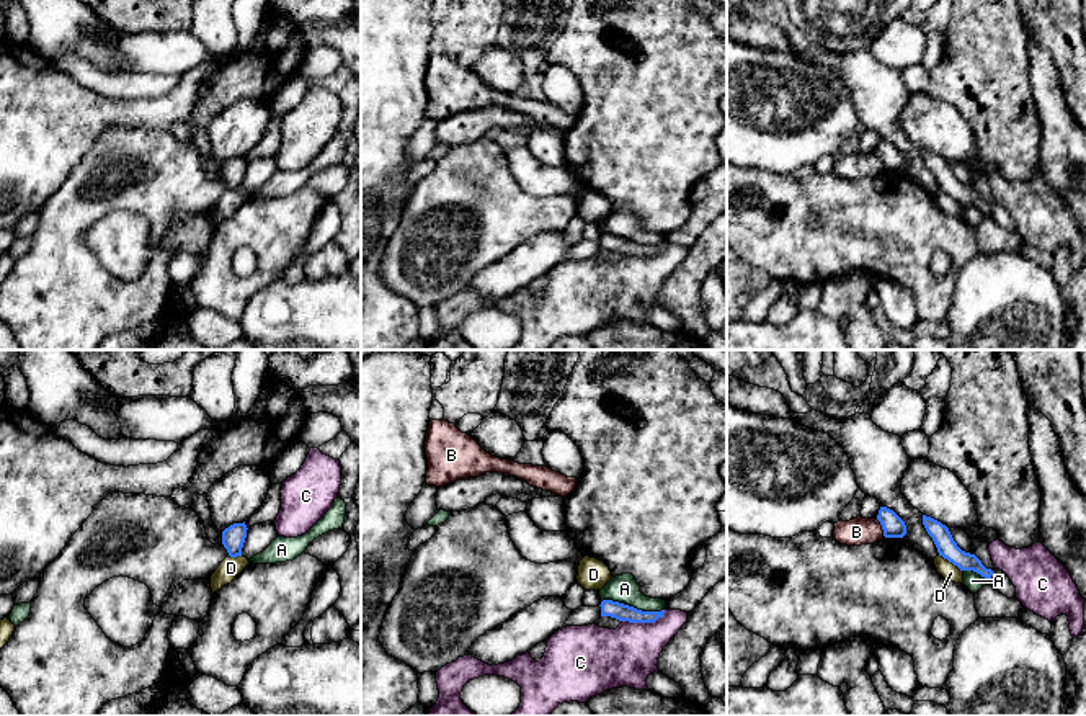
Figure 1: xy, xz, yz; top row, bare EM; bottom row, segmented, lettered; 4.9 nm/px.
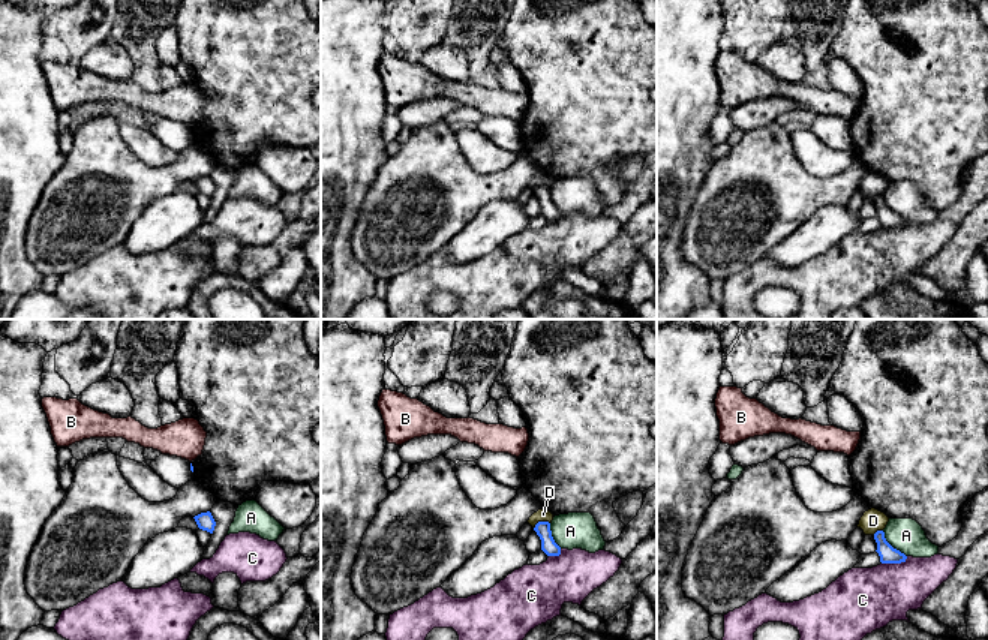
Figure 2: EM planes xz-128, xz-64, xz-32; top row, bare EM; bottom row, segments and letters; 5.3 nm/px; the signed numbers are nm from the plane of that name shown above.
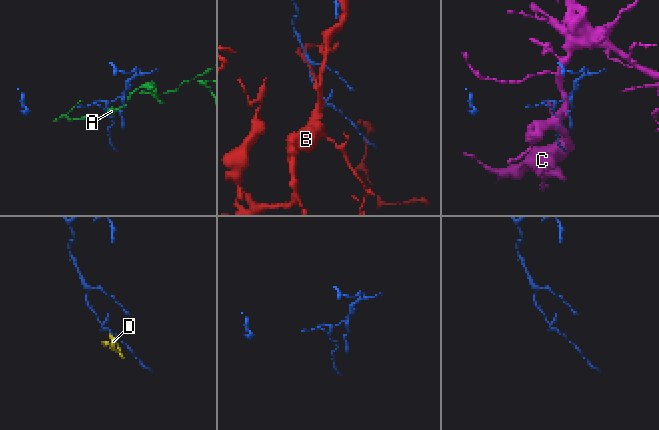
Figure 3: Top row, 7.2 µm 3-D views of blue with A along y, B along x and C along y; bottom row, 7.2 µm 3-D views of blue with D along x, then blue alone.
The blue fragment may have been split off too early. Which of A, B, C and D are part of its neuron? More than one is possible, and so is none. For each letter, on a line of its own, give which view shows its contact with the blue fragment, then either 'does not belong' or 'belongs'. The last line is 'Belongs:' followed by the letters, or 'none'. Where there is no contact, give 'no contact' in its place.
A: meets blue in xz; does not belong
B: meets blue in yz; does not belong
C: meets blue in xz; does not belong
D: meets blue in yz; does not belong
Belongs: none

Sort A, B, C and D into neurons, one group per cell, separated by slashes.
A / B / C / D

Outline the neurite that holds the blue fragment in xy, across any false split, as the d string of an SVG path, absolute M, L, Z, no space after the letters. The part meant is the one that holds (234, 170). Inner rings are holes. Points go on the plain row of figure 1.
M234 157L222 165L222 178L227 183L230 191L242 190L242 181L247 172L247 159Z

